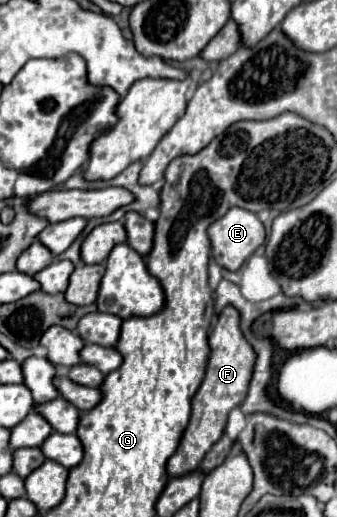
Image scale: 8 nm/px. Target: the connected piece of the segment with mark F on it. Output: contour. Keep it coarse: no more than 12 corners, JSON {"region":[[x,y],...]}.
{"region":[[227,306],[209,336],[189,426],[167,462],[191,474],[247,396],[255,352]]}

